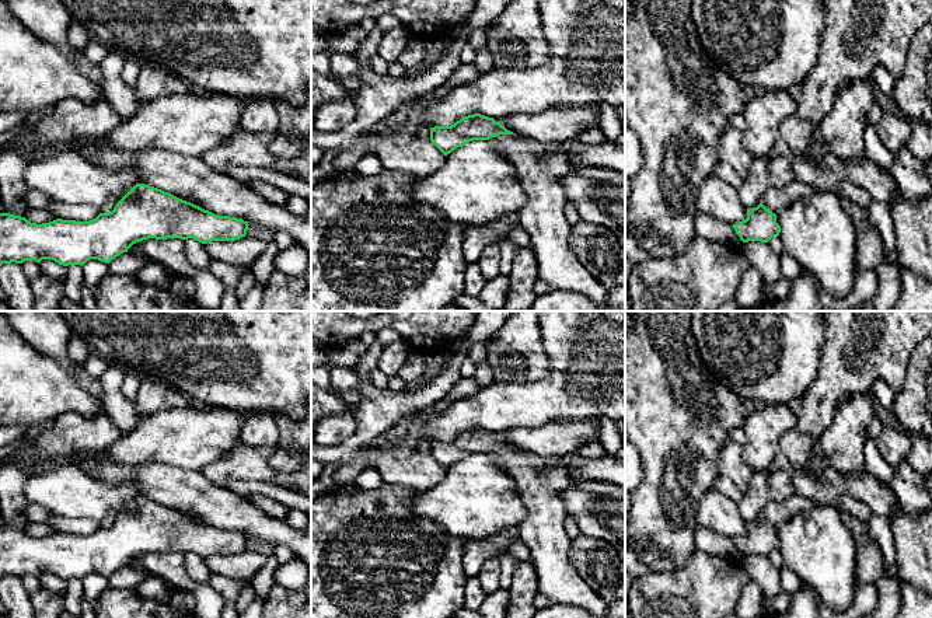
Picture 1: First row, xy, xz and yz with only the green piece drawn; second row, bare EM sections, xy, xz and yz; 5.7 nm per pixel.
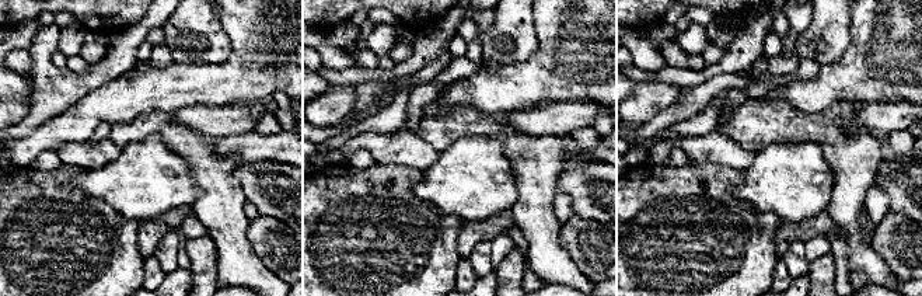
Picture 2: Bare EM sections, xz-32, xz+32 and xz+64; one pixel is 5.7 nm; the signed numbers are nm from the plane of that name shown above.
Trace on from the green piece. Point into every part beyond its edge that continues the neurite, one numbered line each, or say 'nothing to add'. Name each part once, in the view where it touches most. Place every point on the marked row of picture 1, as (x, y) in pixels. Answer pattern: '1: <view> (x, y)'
1: xz (540, 167)

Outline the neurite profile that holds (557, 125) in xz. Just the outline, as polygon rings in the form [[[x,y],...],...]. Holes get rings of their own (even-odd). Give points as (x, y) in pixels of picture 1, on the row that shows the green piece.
[[[552,108],[541,114],[512,114],[500,125],[519,137],[541,143],[562,143],[577,139],[590,128],[600,128],[600,111],[582,108]]]

